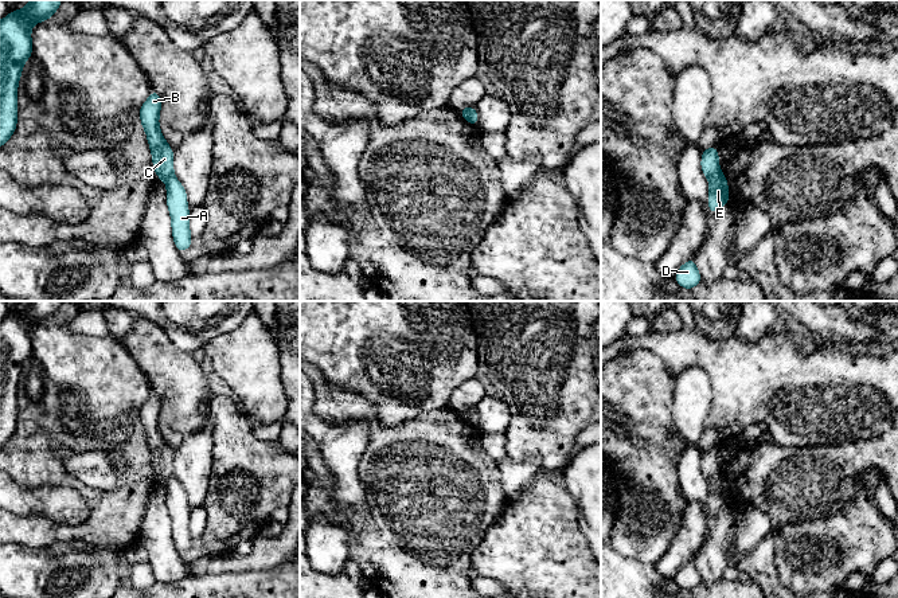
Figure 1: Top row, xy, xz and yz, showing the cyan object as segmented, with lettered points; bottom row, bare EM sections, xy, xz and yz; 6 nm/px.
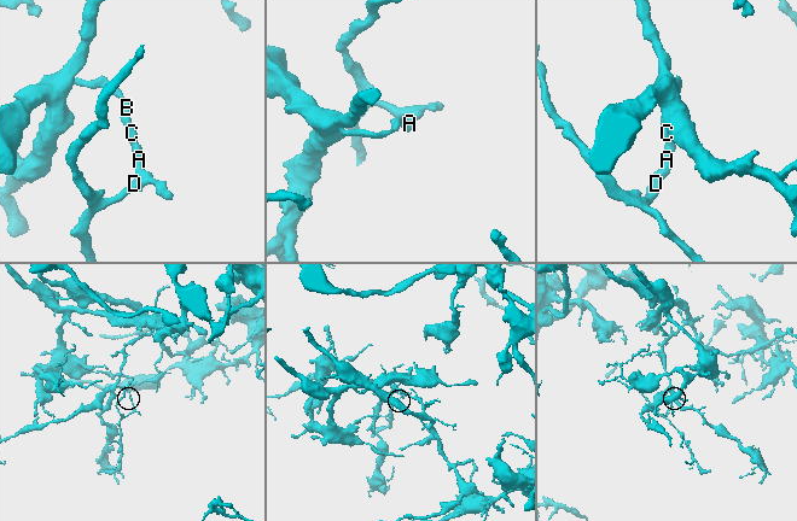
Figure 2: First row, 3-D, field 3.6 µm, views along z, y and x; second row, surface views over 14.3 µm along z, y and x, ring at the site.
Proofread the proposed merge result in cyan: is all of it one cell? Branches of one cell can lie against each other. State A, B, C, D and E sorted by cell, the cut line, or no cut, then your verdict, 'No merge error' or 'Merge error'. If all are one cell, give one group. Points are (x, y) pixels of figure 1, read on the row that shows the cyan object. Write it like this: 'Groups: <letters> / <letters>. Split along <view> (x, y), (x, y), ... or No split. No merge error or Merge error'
Groups: A D E / B C. Split along yz (719, 171), (709, 179). Merge error

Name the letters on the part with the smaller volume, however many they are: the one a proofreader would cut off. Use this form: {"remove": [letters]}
{"remove": ["A", "D", "E"]}

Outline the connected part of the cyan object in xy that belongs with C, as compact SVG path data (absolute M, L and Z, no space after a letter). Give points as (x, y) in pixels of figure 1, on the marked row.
M152 90L138 113L152 152L156 176L160 180L167 180L173 173L173 149L164 140L159 128L160 109L161 97L156 90Z

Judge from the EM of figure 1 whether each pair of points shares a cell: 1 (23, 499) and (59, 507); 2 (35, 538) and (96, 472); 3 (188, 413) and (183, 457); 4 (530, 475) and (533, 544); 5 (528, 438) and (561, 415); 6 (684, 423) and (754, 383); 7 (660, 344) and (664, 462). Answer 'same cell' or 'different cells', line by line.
1: same cell
2: different cells
3: different cells
4: different cells
5: same cell
6: different cells
7: different cells

